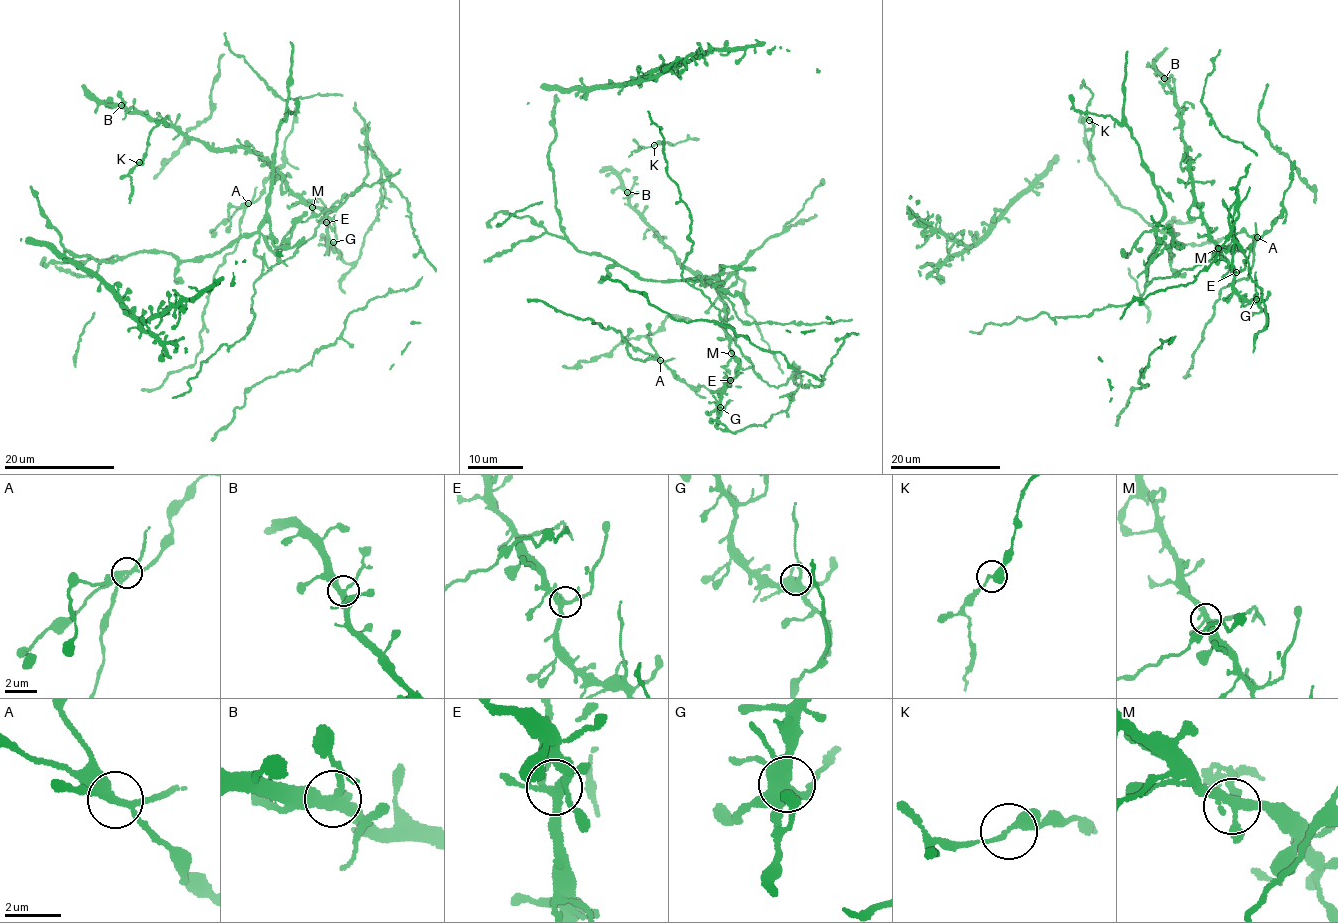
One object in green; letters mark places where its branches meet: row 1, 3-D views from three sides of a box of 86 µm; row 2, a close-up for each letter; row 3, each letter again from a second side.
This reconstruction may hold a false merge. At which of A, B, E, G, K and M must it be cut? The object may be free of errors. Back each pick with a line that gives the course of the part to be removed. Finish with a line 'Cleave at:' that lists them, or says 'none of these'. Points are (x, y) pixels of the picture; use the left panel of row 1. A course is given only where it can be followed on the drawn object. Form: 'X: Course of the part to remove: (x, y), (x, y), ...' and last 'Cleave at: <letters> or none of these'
Cleave at: A

